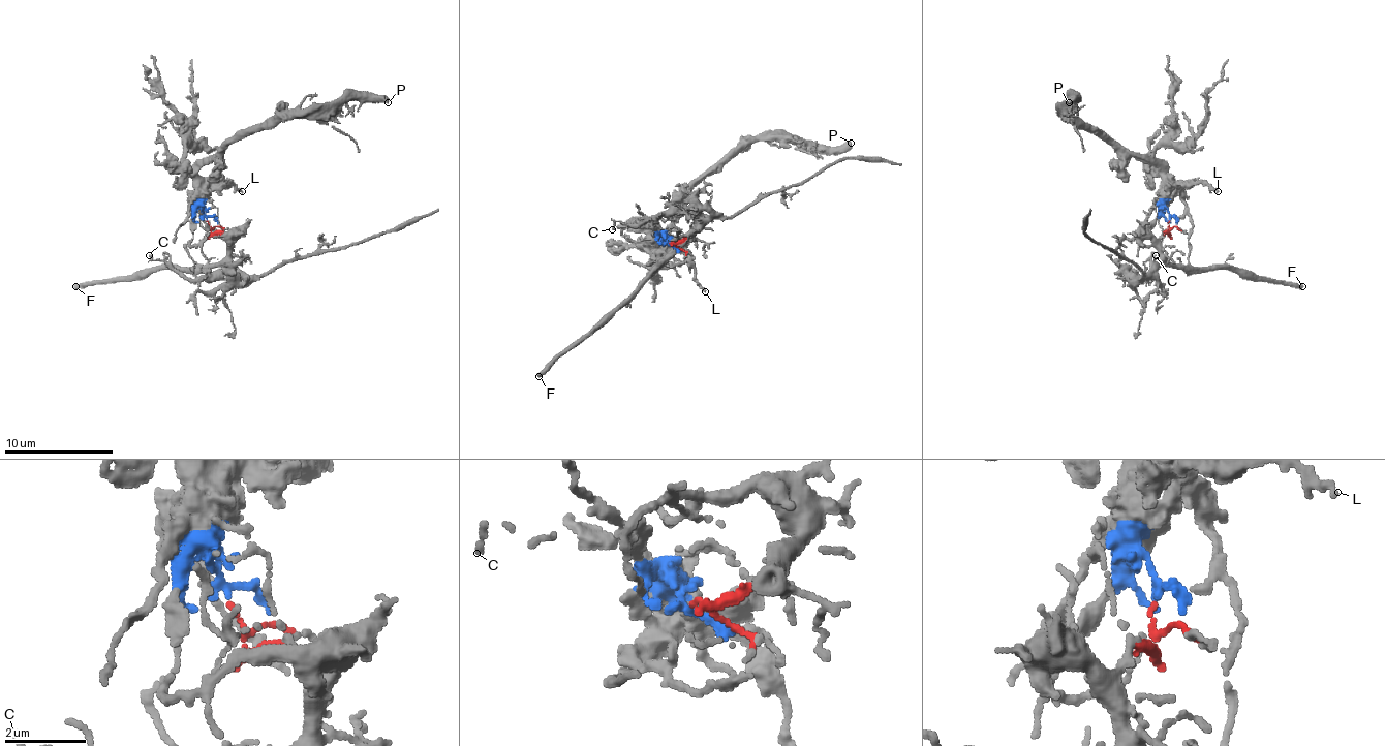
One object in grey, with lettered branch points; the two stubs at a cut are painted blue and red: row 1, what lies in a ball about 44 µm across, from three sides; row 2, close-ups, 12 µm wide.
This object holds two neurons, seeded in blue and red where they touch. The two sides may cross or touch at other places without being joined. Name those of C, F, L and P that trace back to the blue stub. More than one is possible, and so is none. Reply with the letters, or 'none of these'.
L, P

